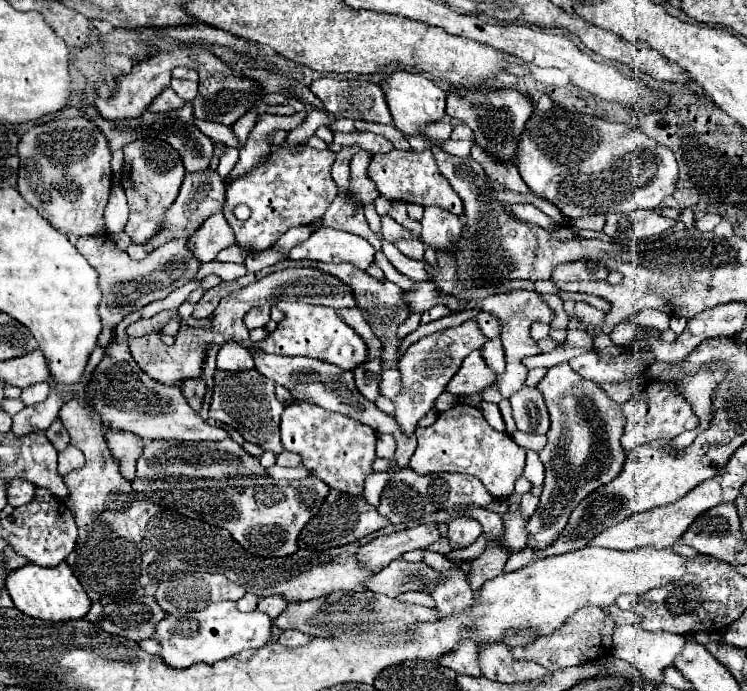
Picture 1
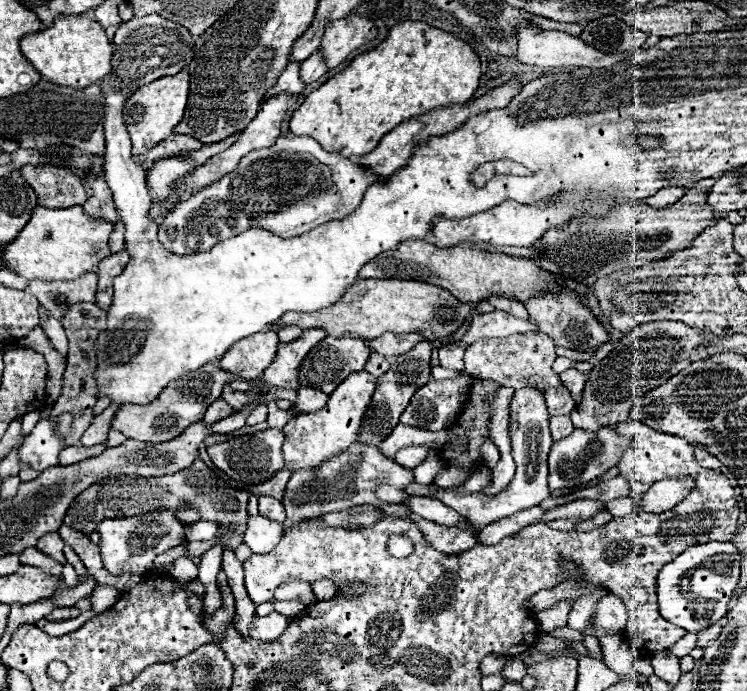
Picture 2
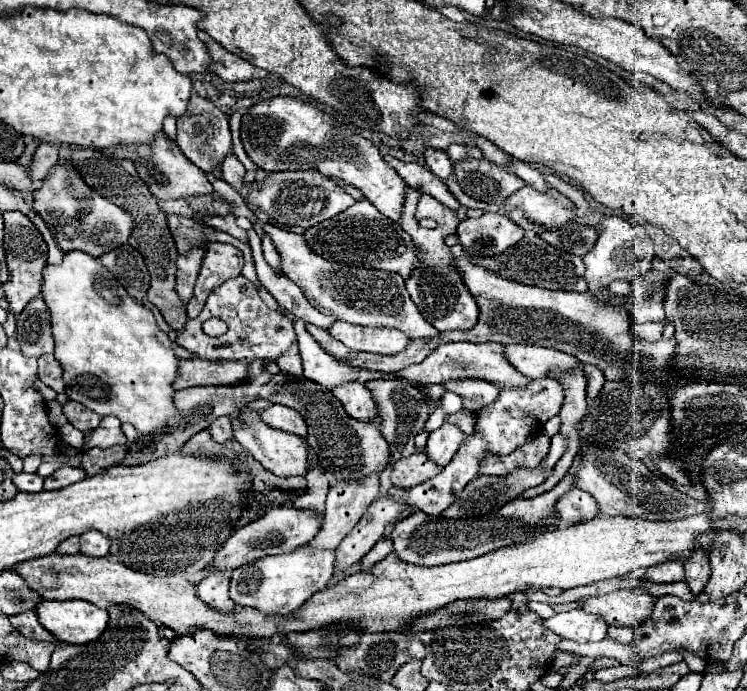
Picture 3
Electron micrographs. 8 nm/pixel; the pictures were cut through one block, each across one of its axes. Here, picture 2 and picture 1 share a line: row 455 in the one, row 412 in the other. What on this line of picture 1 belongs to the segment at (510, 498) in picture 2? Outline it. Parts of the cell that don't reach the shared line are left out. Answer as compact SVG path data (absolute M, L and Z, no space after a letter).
M524 386L512 398L512 414L518 430L528 434L546 434L550 428L550 416L544 404L544 396L538 388Z

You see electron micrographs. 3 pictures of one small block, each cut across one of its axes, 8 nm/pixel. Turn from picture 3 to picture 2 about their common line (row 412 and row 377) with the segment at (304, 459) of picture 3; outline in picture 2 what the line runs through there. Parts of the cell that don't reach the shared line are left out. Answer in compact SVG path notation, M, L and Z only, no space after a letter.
M270 332L252 334L236 342L222 356L220 368L228 370L230 374L236 374L238 378L254 380L266 370L268 364L272 364L272 358L276 358L278 344L278 338Z

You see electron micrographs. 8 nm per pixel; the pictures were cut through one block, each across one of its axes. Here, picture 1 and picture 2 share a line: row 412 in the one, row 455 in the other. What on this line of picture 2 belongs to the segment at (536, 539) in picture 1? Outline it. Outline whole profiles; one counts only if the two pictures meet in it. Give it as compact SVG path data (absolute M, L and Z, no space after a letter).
M600 428L596 432L574 430L570 436L556 440L550 448L548 486L554 490L554 488L572 488L572 486L586 484L598 478L600 474L608 472L610 468L618 466L624 450L628 450L628 438L618 436L614 428Z

